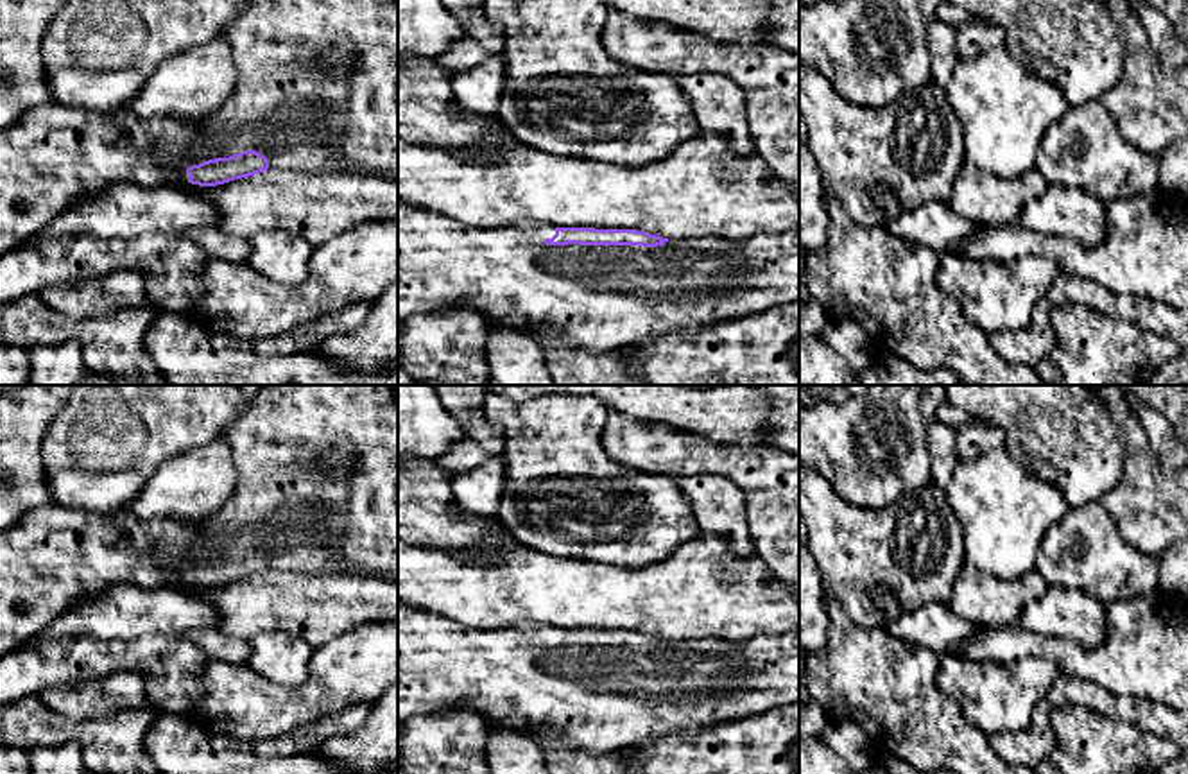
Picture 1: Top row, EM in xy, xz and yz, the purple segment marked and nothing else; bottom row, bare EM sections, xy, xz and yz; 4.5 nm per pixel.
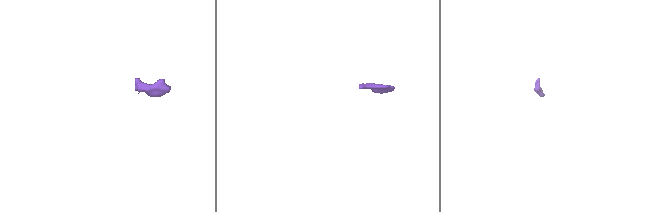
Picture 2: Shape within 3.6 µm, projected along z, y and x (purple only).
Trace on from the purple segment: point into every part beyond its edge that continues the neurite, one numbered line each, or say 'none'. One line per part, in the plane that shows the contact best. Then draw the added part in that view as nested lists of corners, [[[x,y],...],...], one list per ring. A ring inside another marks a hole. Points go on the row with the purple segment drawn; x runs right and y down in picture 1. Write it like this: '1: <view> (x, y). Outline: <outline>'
1: xz (599, 298). Outline: [[[398,199],[398,321],[441,306],[473,308],[509,328],[554,328],[568,344],[604,353],[677,331],[699,331],[799,299],[799,226],[733,242],[717,236],[643,245],[547,245],[555,226],[518,222],[480,229]]]

